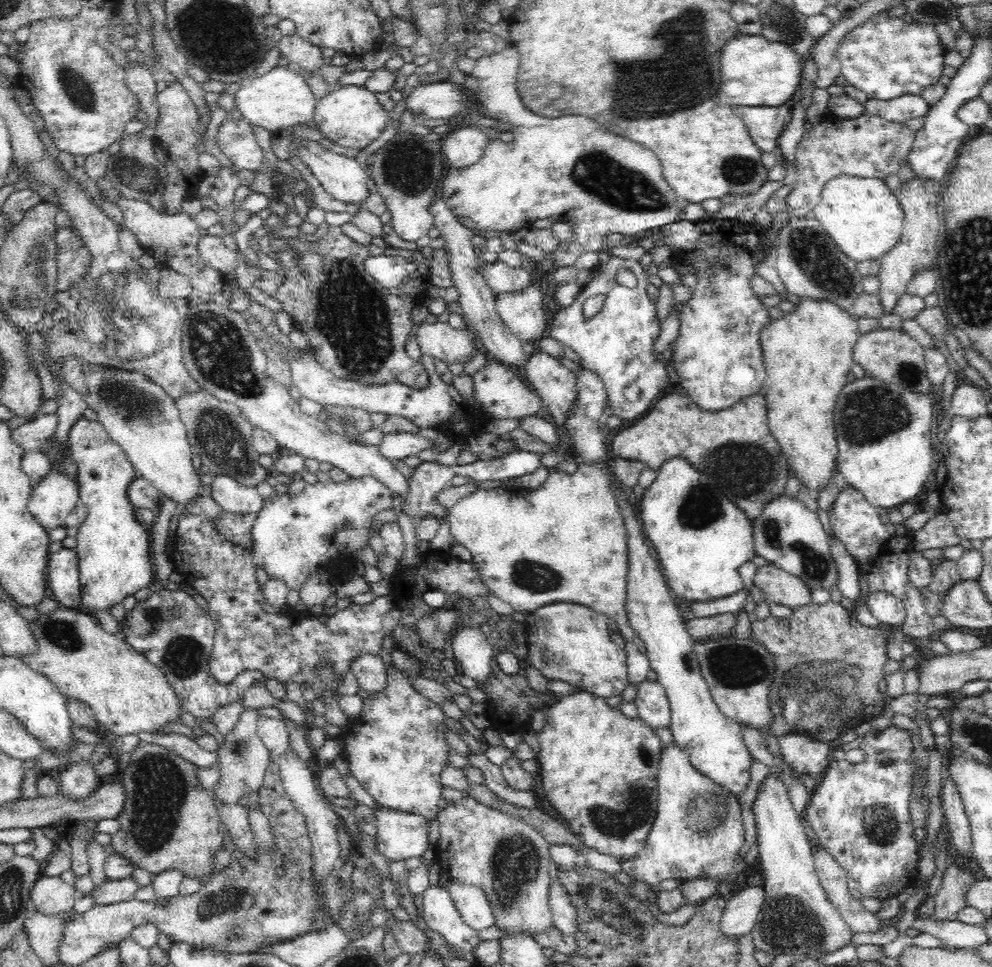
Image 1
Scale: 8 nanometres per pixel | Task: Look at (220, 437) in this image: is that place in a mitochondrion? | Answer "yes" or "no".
yes

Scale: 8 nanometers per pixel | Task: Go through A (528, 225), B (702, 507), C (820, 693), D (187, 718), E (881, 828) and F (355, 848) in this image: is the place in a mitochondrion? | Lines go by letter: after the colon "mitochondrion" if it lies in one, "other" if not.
A: other
B: mitochondrion
C: mitochondrion
D: other
E: mitochondrion
F: other

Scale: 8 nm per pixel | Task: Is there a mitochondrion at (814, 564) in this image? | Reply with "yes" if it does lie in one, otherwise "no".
yes

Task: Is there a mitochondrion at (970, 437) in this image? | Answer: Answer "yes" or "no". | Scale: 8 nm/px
no

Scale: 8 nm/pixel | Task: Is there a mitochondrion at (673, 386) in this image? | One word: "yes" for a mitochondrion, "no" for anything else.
no

